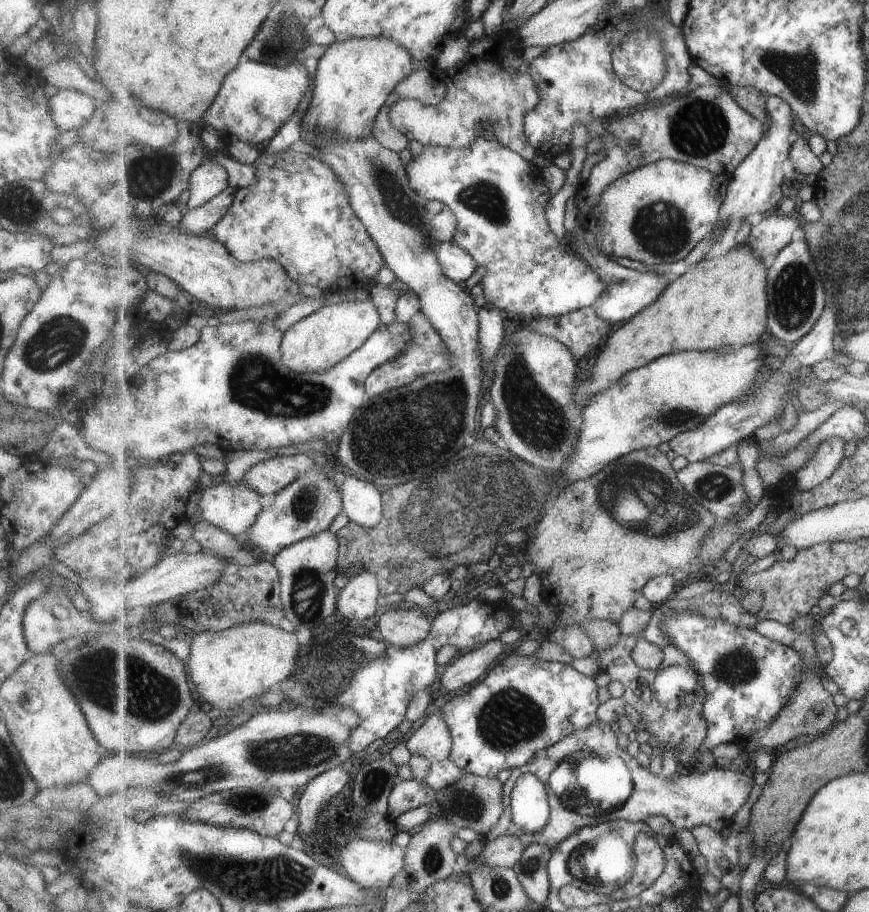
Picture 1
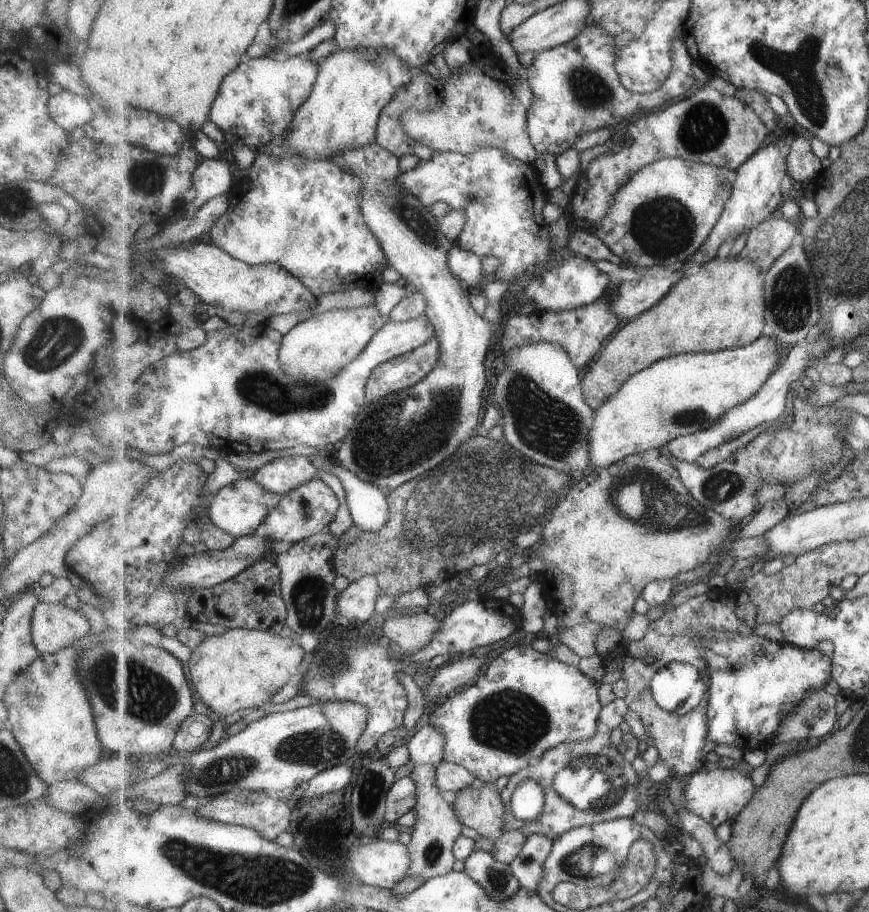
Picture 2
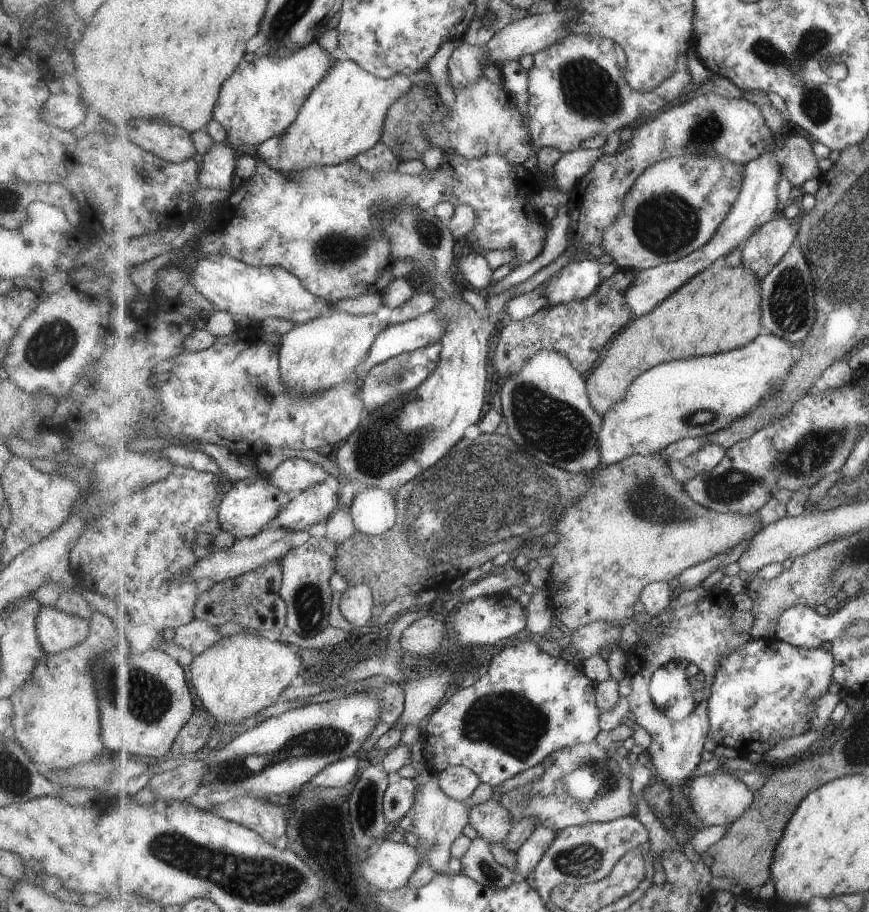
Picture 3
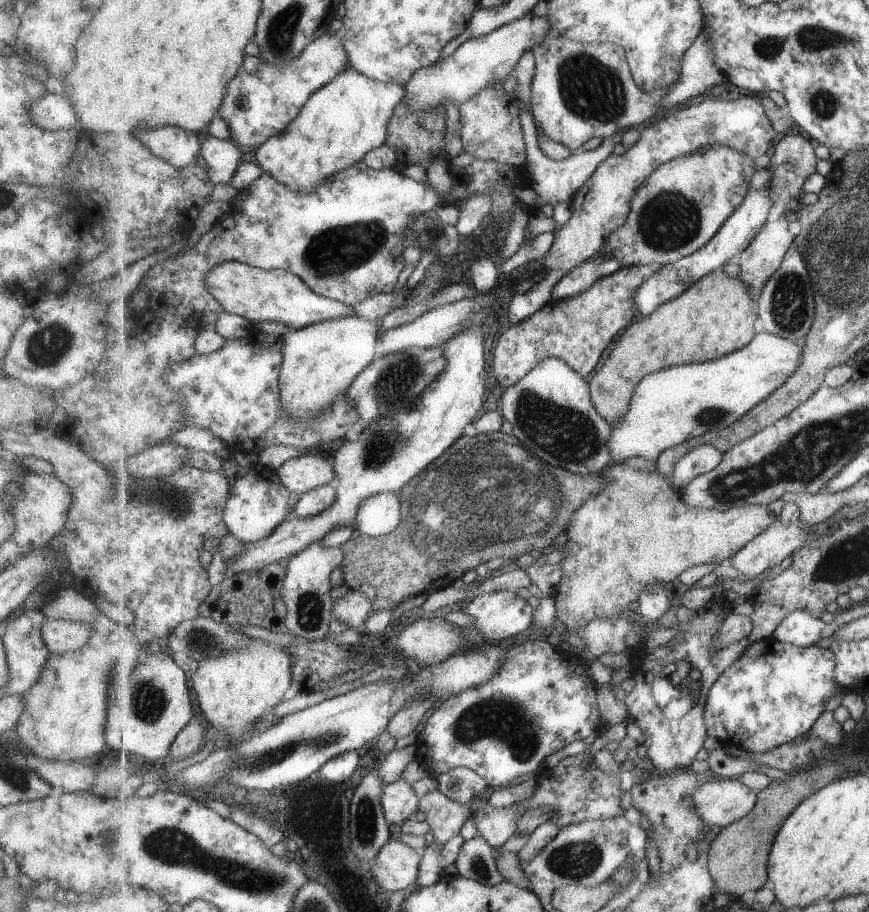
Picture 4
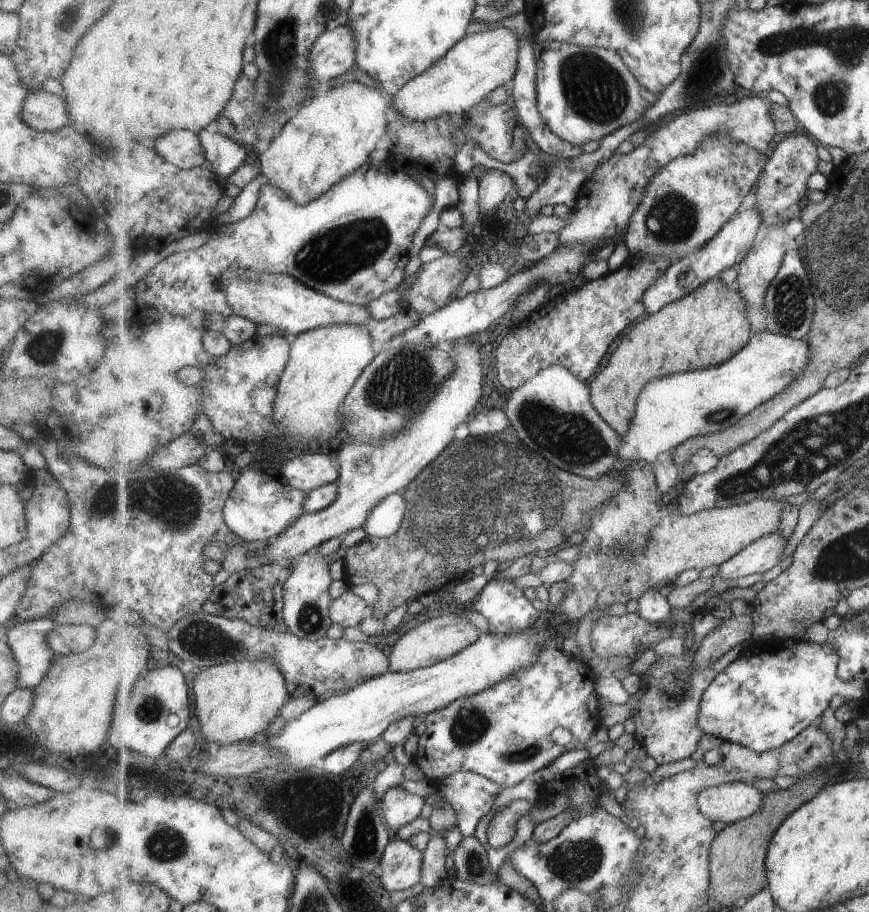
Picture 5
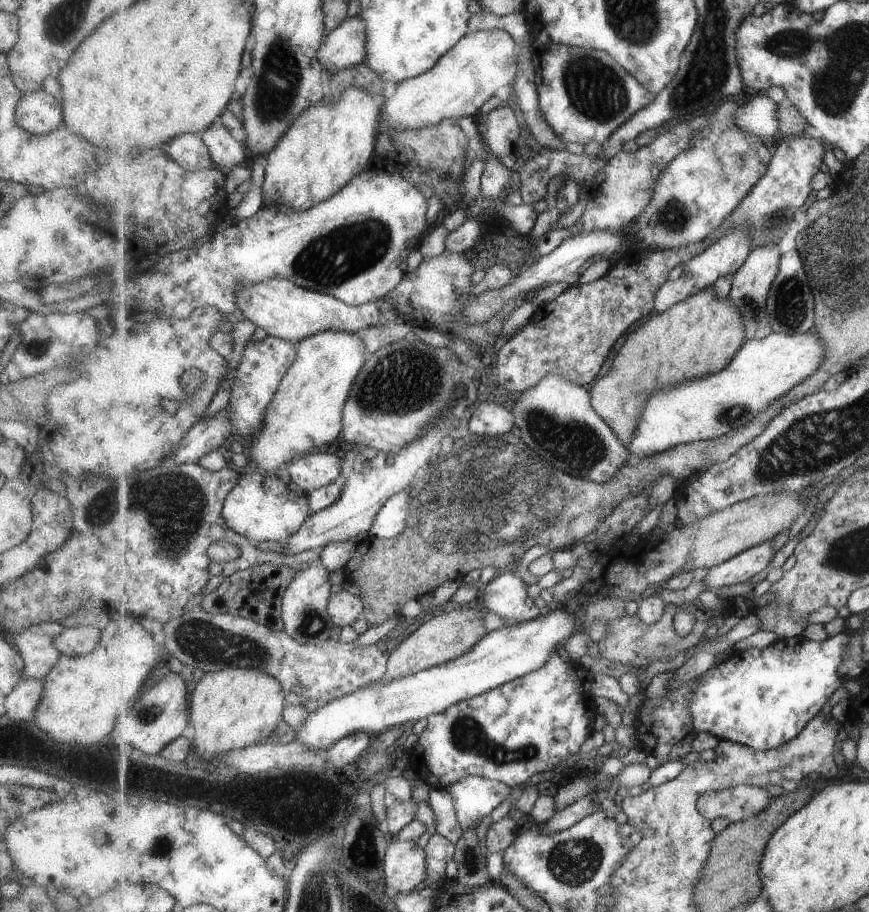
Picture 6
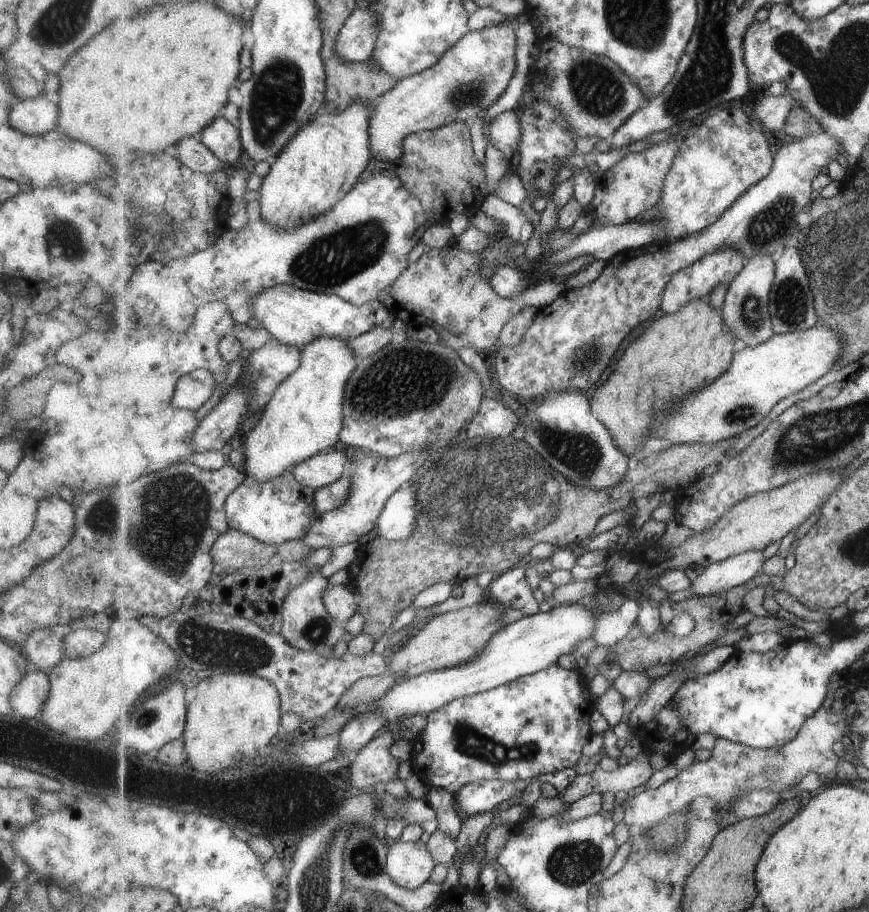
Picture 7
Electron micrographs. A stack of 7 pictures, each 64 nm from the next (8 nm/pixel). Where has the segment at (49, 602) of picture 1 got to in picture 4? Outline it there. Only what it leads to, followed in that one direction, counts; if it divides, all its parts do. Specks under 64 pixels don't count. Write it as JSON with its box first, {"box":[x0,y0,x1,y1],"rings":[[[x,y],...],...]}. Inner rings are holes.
{"box":[40,617,90,654],"rings":[[[44,617],[40,637],[50,654],[80,649],[89,638],[90,624]]]}

